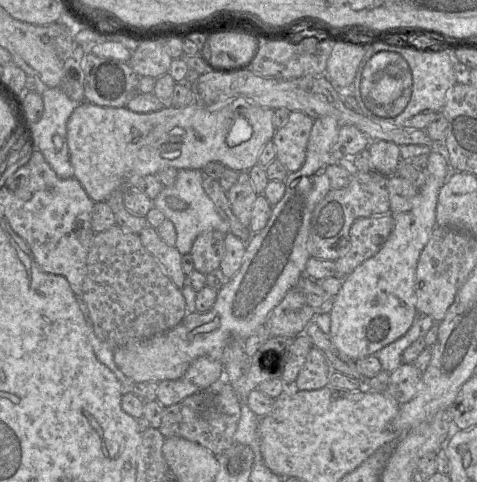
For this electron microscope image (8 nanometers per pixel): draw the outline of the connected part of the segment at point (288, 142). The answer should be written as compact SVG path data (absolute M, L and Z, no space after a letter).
M292 111L284 125L272 138L276 158L289 170L299 170L306 158L306 148L314 119L300 111Z

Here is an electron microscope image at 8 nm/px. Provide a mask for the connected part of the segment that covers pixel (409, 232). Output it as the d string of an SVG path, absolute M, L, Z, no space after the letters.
M438 151L428 154L425 184L418 188L412 208L392 214L393 230L381 249L343 278L338 294L334 296L329 338L333 345L354 361L376 352L403 336L417 315L415 277L423 248L436 226L436 206L440 188L452 170Z

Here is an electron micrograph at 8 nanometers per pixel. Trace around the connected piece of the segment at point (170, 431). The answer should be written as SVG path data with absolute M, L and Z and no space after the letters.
M223 378L208 389L165 407L158 429L165 438L181 437L202 445L214 455L220 455L234 443L234 434L241 416L241 403L232 384Z

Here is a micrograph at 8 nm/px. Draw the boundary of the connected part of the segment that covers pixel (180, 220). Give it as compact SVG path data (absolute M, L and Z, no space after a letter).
M179 169L174 185L164 187L153 200L153 207L162 211L165 217L174 224L177 233L175 247L182 256L191 252L195 239L202 232L210 230L218 230L226 234L230 232L229 225L221 218L213 201L206 194L202 185L203 179L202 170Z

